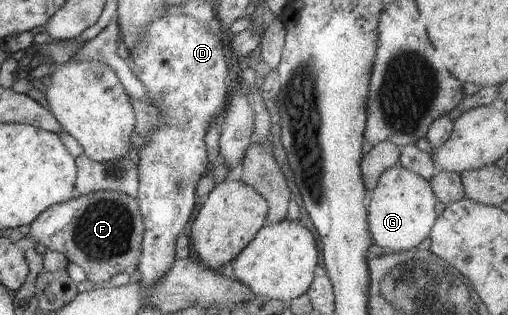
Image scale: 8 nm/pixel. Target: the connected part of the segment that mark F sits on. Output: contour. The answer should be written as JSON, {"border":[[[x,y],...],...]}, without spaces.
{"border":[[[104,190],[72,197],[61,204],[51,205],[29,226],[29,233],[34,243],[40,243],[48,250],[63,253],[64,257],[68,258],[68,262],[82,267],[86,272],[86,278],[97,287],[106,285],[112,277],[120,273],[134,276],[137,271],[144,226],[137,199],[124,192]]]}

